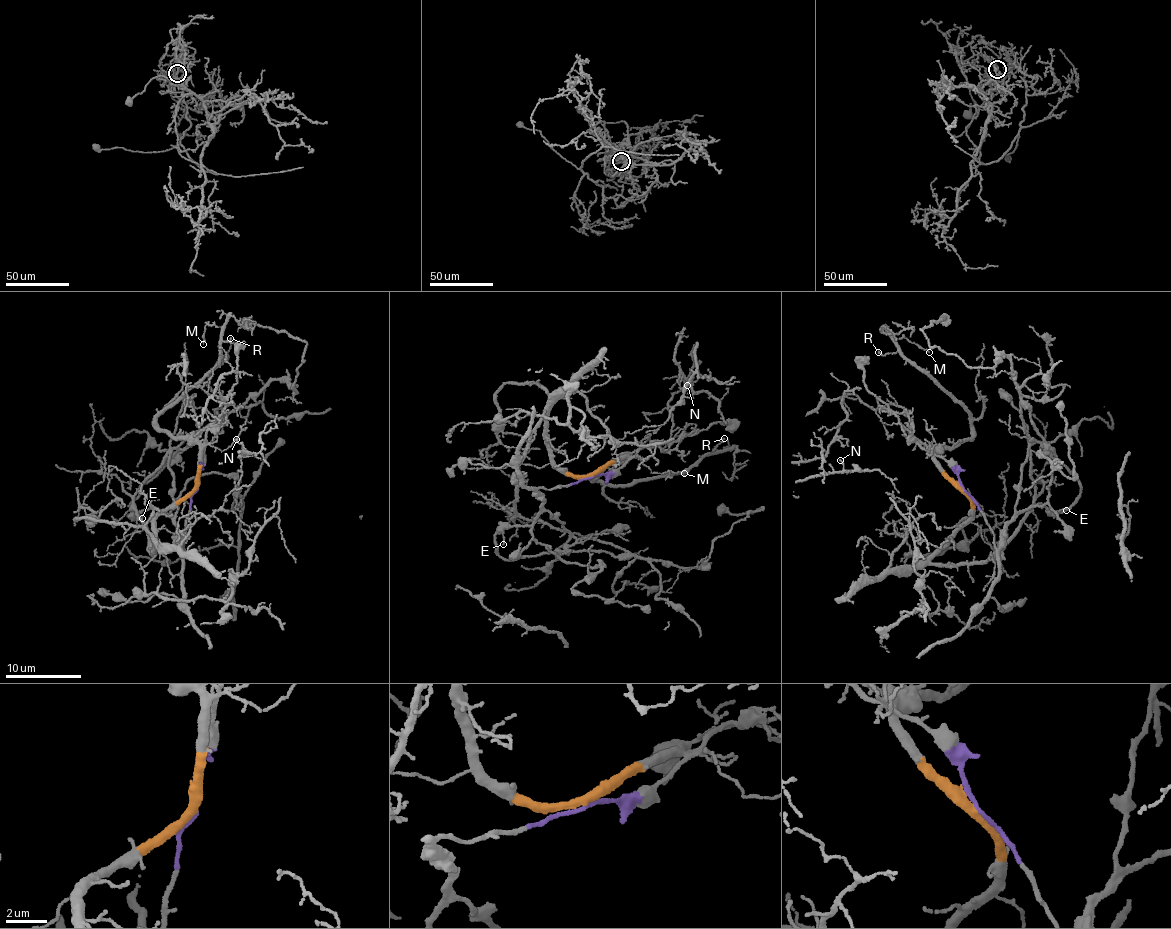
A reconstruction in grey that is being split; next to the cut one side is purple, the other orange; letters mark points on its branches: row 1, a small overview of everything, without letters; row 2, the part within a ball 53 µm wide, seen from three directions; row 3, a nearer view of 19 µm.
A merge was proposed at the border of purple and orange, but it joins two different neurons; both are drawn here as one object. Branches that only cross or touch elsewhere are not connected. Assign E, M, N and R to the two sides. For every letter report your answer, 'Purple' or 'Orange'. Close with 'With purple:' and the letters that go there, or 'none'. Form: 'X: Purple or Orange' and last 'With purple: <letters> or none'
E: Purple
M: Orange
N: Orange
R: Orange
With purple: E

